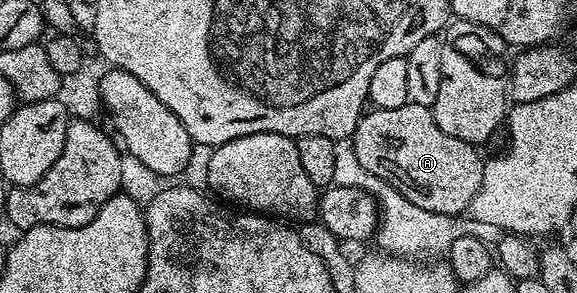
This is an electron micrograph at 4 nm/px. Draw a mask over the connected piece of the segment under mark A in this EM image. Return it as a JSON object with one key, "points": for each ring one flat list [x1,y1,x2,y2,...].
{"points":[[416,101,399,105,399,109,369,109,352,133,355,157,367,173,387,181,411,205,440,215,465,215,479,185,483,185,486,160,474,144,459,141,435,125,428,106]]}

